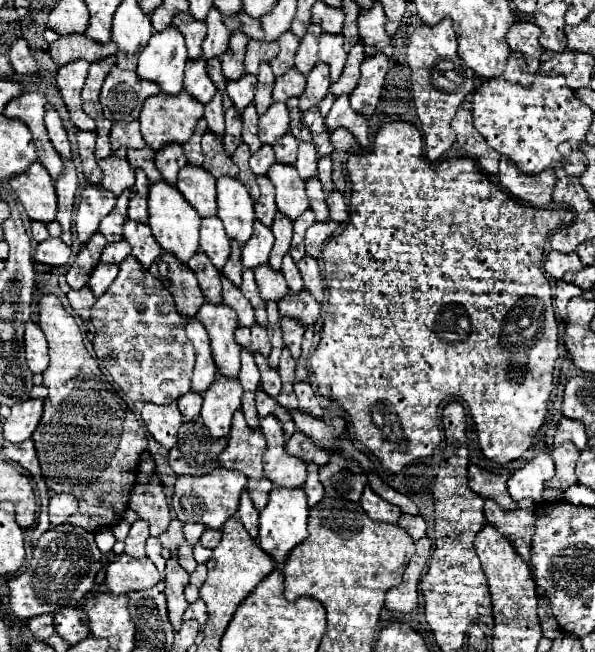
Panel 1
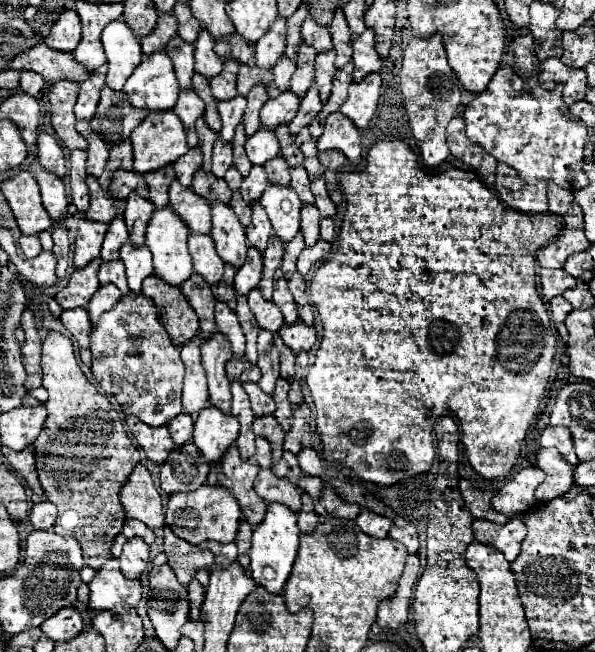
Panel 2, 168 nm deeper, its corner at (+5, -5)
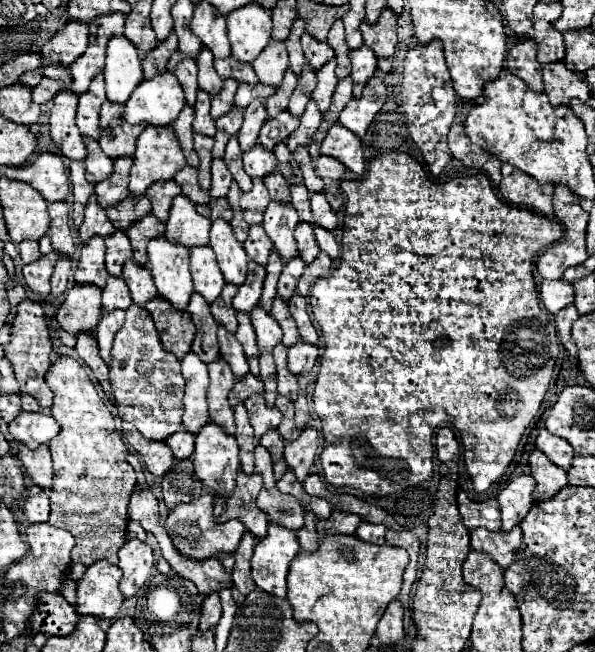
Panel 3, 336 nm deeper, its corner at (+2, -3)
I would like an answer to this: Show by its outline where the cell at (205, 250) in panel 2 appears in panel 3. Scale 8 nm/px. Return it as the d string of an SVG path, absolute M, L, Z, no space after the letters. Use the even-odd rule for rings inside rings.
M196 246L194 250L190 250L190 272L194 292L202 294L202 298L206 298L206 302L212 304L224 288L224 278L218 270L218 262L210 246Z

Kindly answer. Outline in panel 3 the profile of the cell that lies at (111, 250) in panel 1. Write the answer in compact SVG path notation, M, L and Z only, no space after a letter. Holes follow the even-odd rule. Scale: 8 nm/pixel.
M108 278L108 284L102 290L102 304L104 304L104 312L128 310L132 306L128 286L126 282L122 282L122 278Z

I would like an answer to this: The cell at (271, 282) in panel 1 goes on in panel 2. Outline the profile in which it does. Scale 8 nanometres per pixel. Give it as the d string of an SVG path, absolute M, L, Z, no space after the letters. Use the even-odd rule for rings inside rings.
M255 288L247 294L249 298L249 308L255 314L255 320L261 328L267 328L271 332L277 332L283 324L283 314L279 312L279 306L275 306L275 302L265 300L261 290Z

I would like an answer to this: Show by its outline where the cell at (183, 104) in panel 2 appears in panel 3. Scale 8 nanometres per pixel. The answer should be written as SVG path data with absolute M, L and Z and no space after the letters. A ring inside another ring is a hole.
M184 106L182 114L178 116L178 122L174 122L174 126L172 126L184 156L188 156L192 152L192 138L194 138L192 122L194 122L194 108L192 106Z

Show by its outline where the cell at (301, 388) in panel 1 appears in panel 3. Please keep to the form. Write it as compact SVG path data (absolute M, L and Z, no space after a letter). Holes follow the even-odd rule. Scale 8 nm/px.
M314 428L302 430L296 442L286 444L284 460L288 462L288 468L296 474L300 482L304 482L306 476L310 474L310 468L316 460L316 452L318 452L318 432Z

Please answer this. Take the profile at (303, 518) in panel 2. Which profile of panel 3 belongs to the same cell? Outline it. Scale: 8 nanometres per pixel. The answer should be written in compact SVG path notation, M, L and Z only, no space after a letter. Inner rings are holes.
M306 512L306 524L304 530L298 530L298 542L304 552L314 552L318 548L318 534L316 534L316 516L312 512Z

